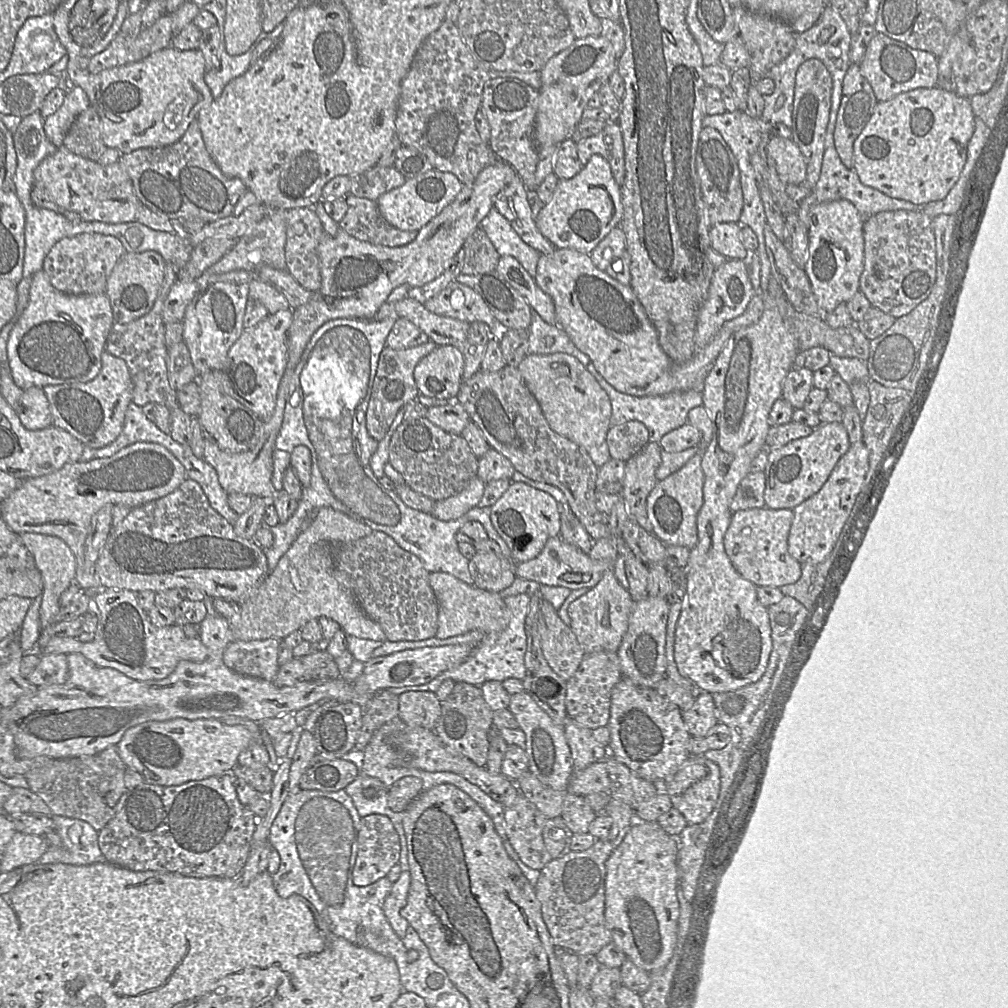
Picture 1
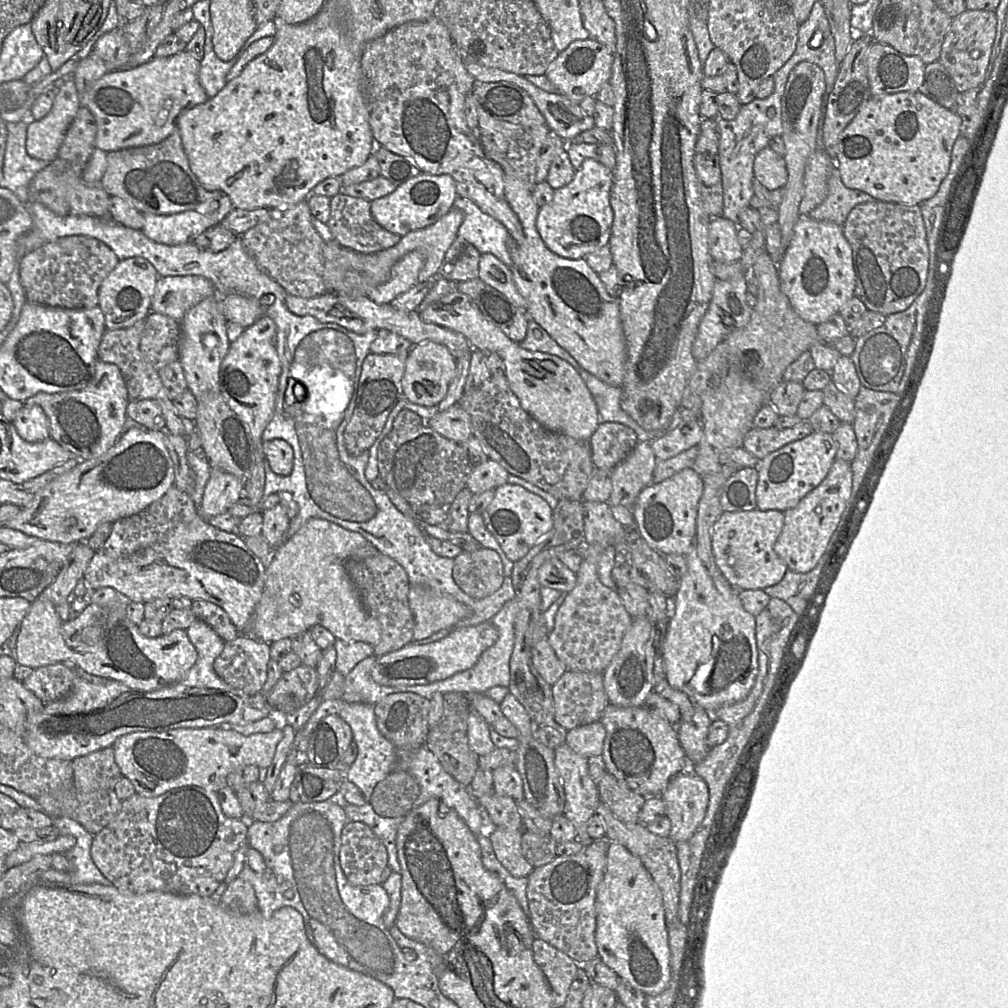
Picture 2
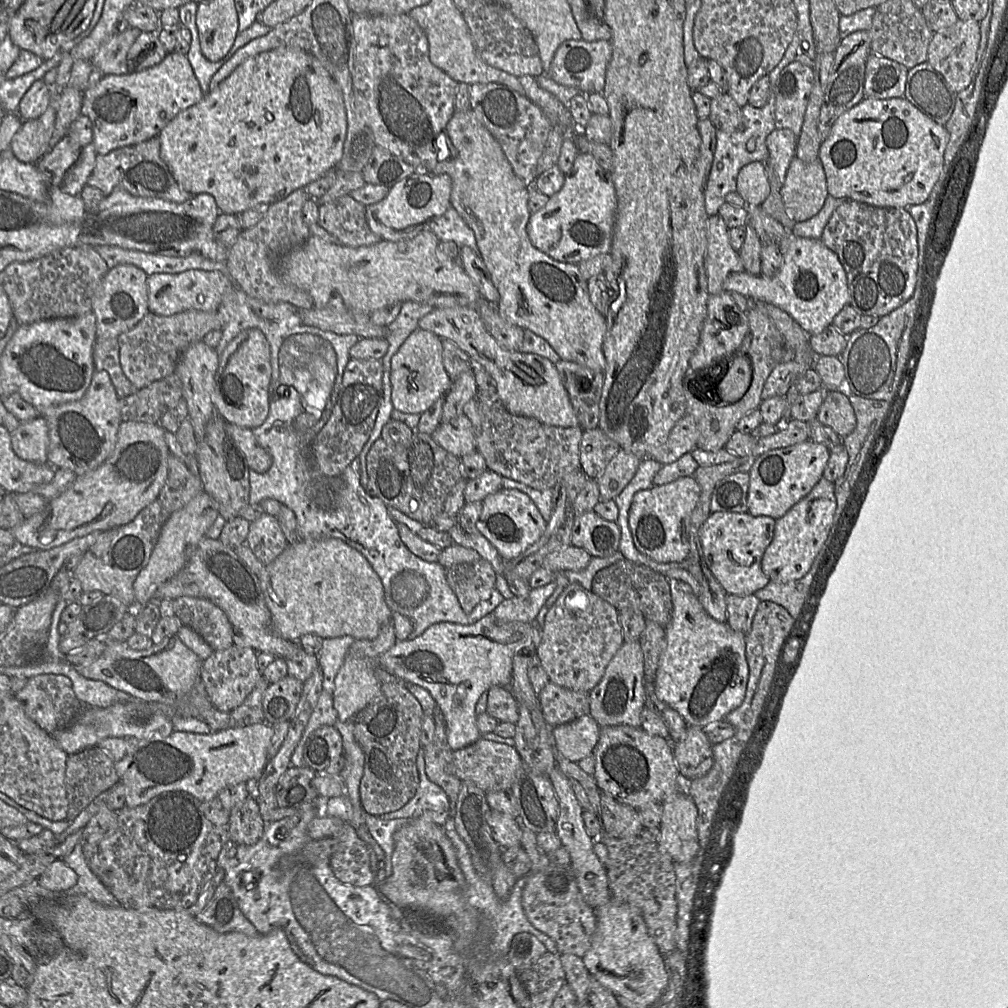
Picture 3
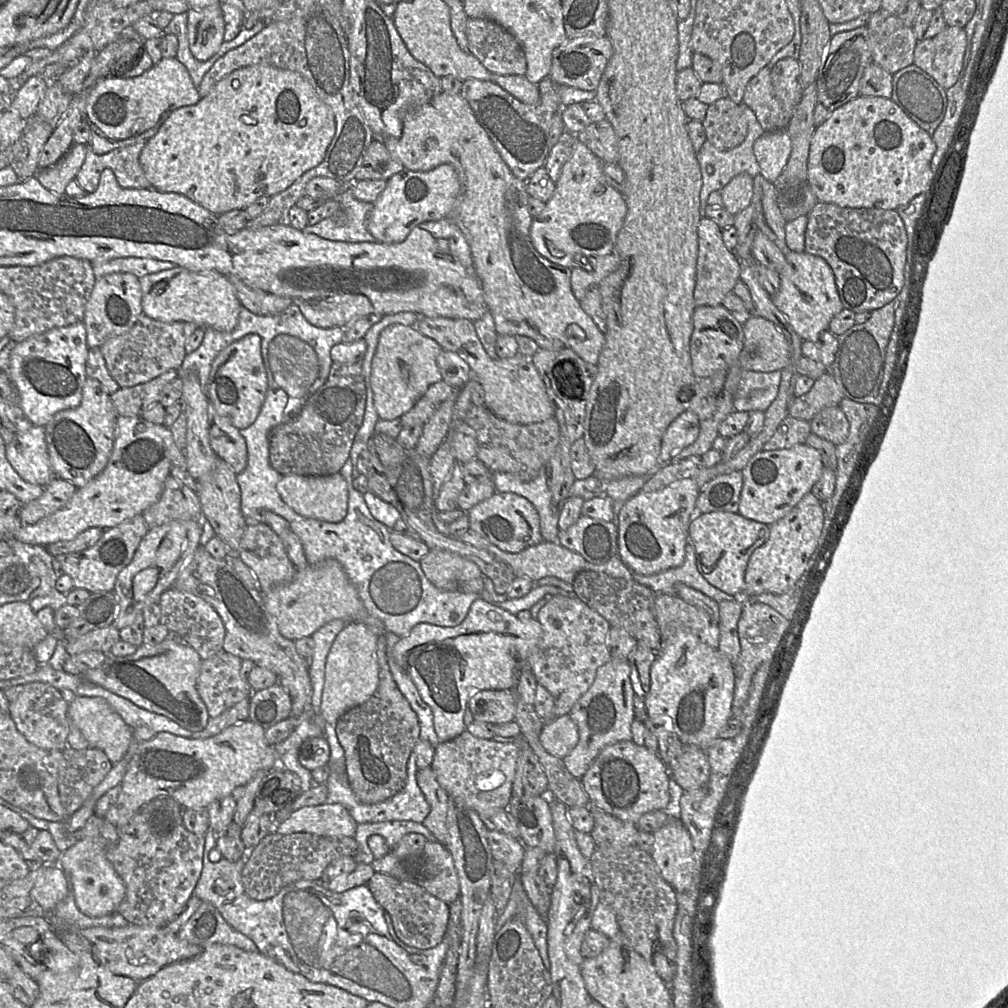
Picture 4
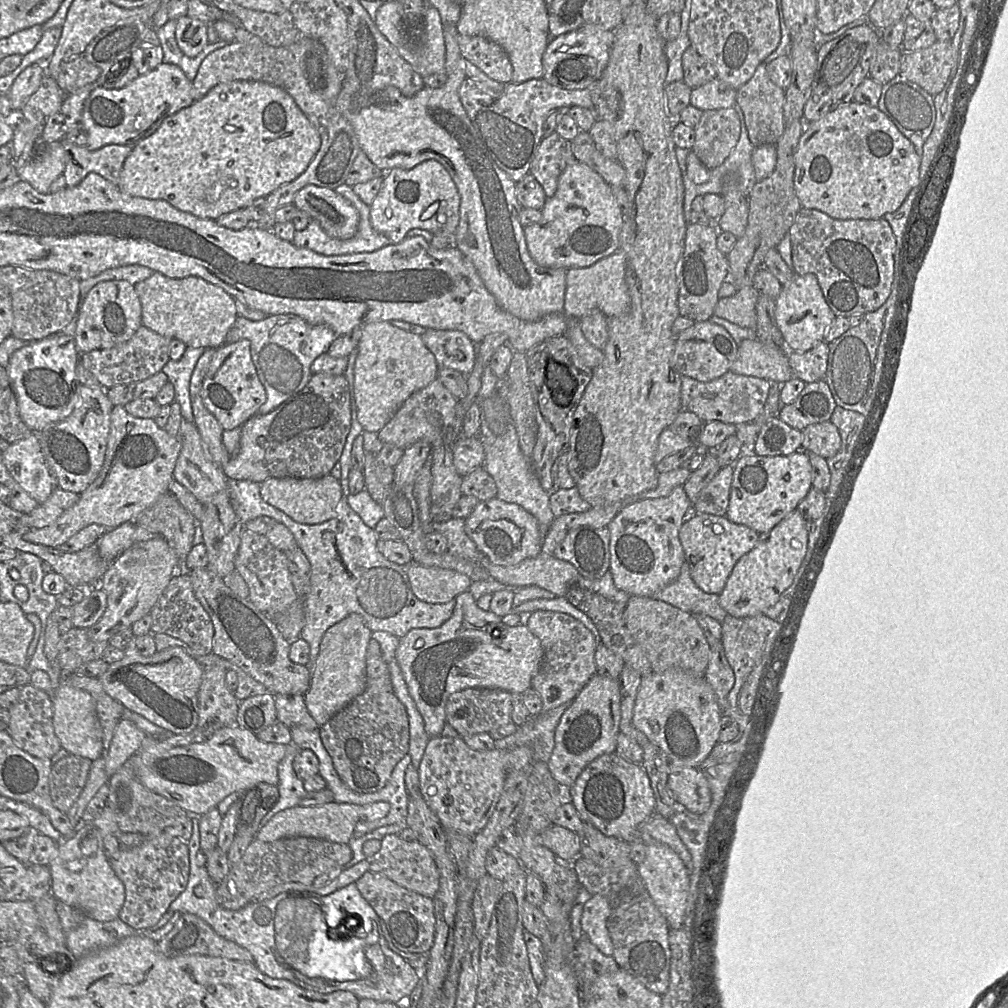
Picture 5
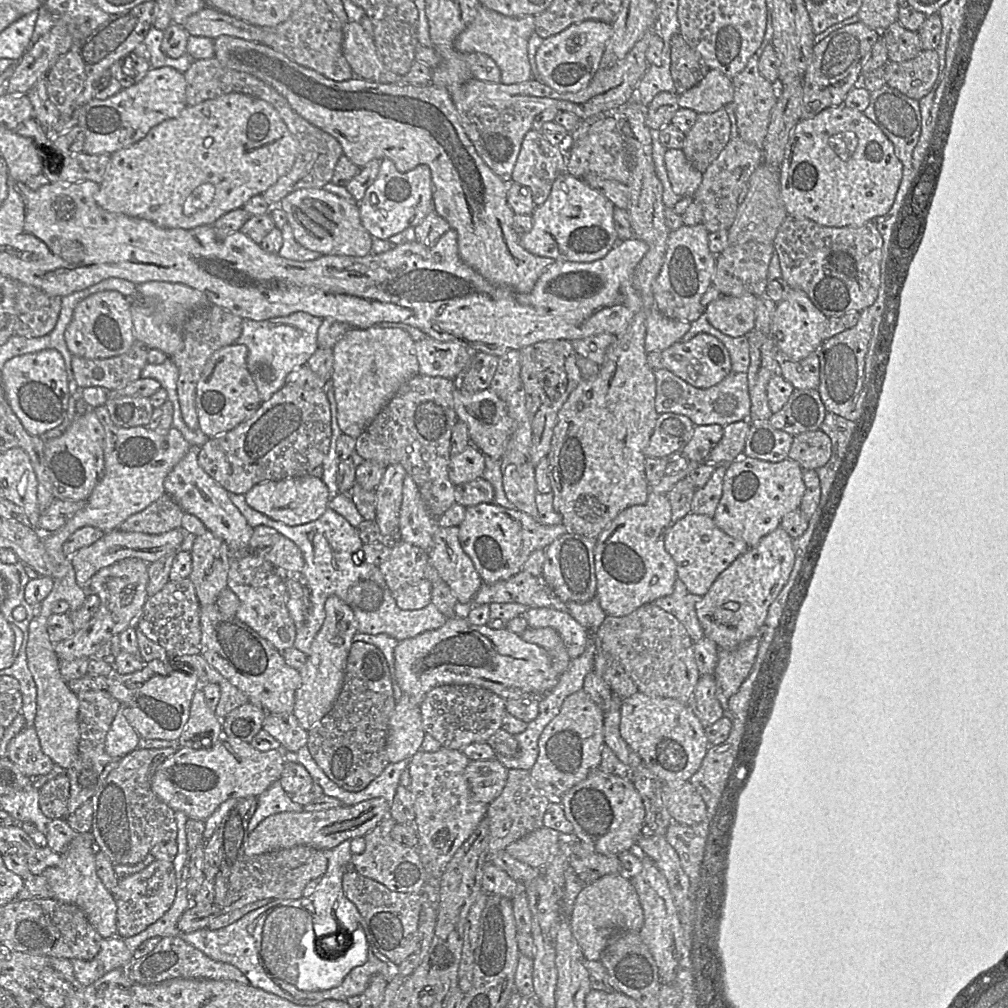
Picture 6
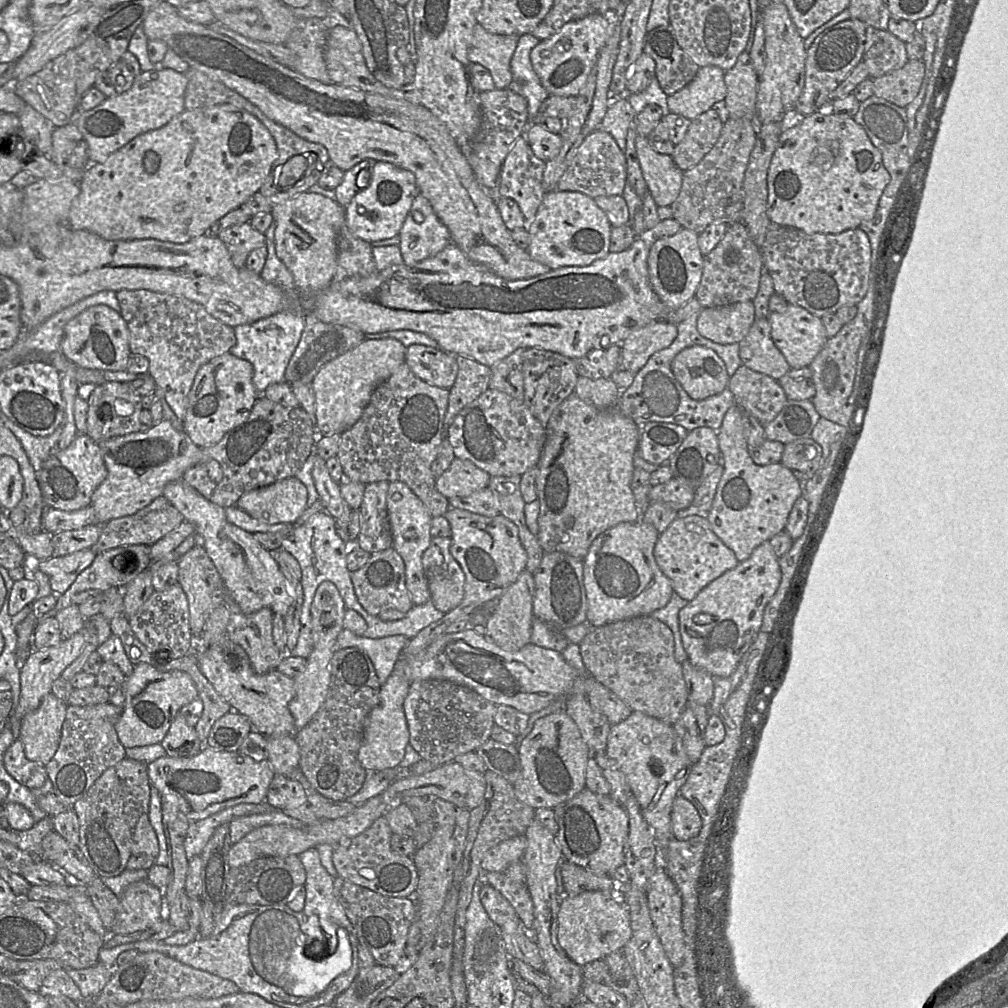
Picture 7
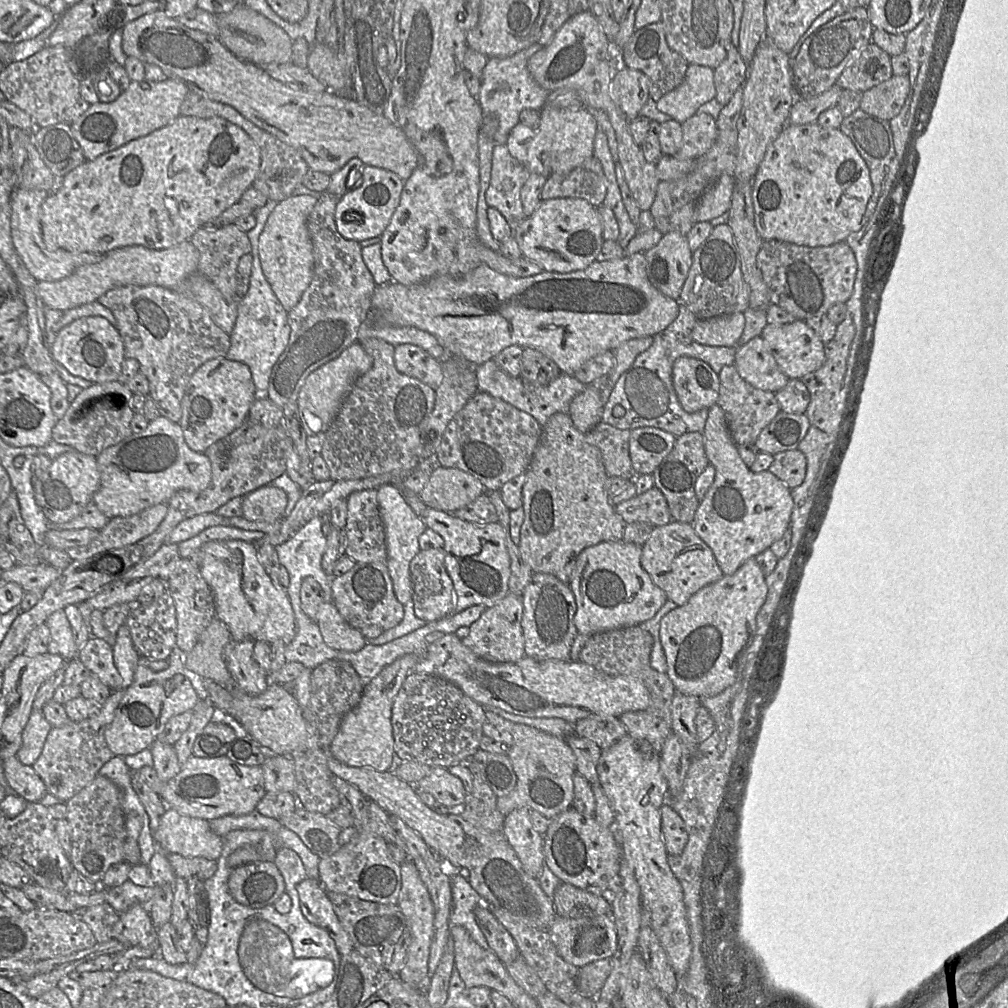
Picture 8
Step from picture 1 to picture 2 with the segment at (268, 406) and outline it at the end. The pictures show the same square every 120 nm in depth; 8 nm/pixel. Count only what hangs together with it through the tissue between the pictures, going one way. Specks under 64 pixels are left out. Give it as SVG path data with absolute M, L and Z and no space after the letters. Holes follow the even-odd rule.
M263 316L245 328L243 333L230 344L220 365L219 392L229 407L248 423L253 438L254 461L255 457L259 457L259 451L263 451L261 435L274 412L281 374L281 362L277 354L275 338L274 321Z

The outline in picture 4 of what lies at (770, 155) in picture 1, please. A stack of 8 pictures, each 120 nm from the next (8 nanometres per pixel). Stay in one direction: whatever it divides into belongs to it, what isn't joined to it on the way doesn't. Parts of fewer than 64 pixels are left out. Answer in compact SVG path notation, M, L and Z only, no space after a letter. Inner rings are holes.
M748 173L736 175L720 190L723 207L733 215L747 208L753 198L754 178Z

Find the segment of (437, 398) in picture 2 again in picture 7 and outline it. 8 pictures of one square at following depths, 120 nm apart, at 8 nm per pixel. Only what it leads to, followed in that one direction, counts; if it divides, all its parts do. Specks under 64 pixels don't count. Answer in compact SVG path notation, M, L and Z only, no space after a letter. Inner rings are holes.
M364 338L358 345L326 363L311 382L318 436L342 434L351 428L360 419L373 391L405 363L406 348L394 338Z

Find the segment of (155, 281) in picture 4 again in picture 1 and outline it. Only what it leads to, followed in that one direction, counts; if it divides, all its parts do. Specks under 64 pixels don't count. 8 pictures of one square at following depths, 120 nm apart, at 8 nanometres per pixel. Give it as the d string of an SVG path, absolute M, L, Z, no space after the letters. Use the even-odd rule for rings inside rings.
M176 280L163 304L162 320L164 324L182 323L186 308L198 293L199 285L199 280Z

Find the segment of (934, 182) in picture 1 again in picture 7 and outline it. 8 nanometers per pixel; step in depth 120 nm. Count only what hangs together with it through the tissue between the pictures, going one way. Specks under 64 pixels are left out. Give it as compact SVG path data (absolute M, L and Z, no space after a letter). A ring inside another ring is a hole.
M829 106L787 124L779 138L767 174L767 216L772 223L798 228L808 234L839 234L871 220L890 182L881 152L852 117L834 114Z

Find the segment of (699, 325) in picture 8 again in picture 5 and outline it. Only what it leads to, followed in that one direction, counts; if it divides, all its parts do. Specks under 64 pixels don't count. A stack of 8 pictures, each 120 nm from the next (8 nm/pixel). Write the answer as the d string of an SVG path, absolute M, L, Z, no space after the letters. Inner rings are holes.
M753 286L739 287L734 295L719 299L714 315L741 327L755 329L759 294Z

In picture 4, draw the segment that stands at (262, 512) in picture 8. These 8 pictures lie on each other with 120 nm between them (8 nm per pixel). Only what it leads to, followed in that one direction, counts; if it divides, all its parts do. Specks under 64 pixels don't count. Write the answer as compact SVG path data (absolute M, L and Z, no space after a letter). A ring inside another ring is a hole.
M339 473L329 476L286 475L279 480L276 489L288 506L306 518L337 523L347 514L348 487Z

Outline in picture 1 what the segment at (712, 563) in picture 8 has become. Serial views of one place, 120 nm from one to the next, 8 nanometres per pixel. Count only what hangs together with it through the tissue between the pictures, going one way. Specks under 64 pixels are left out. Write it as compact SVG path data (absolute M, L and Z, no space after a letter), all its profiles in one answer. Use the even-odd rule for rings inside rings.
M768 507L739 510L732 514L724 535L725 551L735 569L757 587L793 584L802 574L802 565L788 552L788 535L793 509Z

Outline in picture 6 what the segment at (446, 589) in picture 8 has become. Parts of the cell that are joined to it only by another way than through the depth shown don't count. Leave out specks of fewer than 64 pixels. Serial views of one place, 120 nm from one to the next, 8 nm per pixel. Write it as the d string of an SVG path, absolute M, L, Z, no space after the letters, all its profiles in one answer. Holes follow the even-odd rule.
M459 526L438 527L429 563L449 586L460 604L468 604L482 585L482 579L459 541Z

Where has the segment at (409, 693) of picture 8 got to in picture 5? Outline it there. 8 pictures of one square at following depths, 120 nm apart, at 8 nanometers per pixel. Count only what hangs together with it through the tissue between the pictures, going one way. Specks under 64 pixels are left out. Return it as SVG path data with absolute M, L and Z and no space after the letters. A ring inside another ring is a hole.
M467 688L449 697L445 709L446 724L463 738L482 732L490 733L511 723L512 708L512 694L507 691L495 688Z

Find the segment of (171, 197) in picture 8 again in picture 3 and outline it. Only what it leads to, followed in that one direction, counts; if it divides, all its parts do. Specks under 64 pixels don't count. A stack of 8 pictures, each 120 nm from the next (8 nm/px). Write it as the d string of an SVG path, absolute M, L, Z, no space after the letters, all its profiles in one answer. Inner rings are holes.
M285 46L246 59L218 87L205 94L200 102L179 112L160 131L158 137L161 144L160 156L183 190L192 195L210 194L215 198L220 213L240 215L259 204L273 204L287 197L294 190L305 188L309 183L333 171L342 157L346 133L347 116L339 85L312 54L296 46Z

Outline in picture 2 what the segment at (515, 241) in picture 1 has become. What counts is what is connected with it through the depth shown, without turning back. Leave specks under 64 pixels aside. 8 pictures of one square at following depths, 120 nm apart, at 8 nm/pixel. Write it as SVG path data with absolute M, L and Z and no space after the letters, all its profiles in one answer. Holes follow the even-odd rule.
M458 197L454 207L464 214L457 239L472 244L481 254L491 254L511 268L510 248L515 242L507 228L492 218L471 200Z

